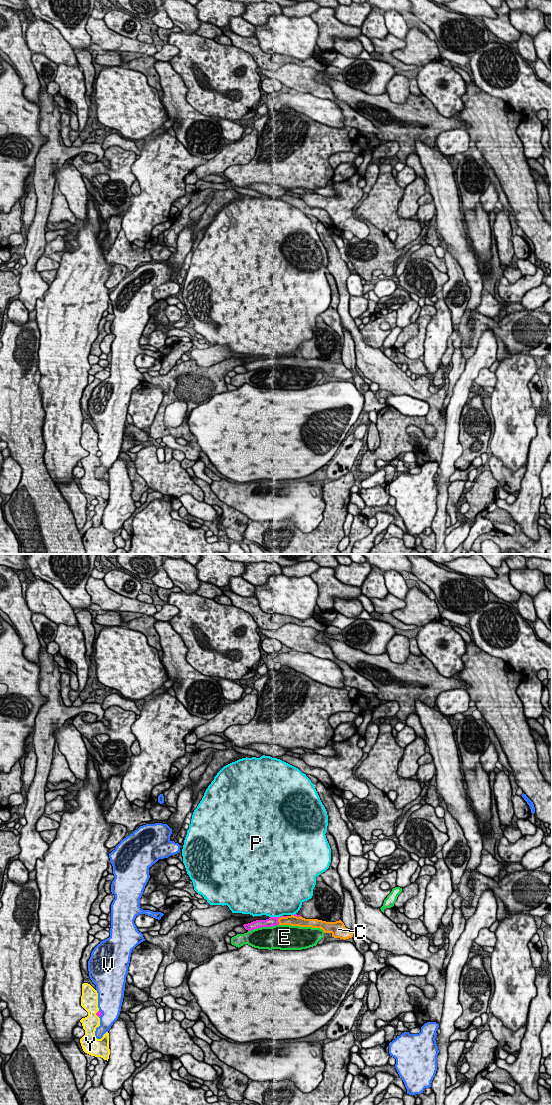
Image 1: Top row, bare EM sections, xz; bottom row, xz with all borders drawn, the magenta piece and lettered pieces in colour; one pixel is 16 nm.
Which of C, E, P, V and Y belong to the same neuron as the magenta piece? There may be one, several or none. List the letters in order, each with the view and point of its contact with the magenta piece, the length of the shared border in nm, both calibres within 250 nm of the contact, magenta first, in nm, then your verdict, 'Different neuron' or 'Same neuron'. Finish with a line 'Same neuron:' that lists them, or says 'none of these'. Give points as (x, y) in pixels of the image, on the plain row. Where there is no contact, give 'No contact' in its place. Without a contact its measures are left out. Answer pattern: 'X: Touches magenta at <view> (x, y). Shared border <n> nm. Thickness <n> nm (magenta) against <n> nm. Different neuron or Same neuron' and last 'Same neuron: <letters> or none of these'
C: Touches magenta at xz (280, 357). Shared border 200 nm. Thickness 160 nm (magenta) against 170 nm. Same neuron
E: Touches magenta at xz (263, 366). Shared border 500 nm. Thickness 160 nm (magenta) against 360 nm. Different neuron
P: Touches magenta at xz (276, 357). Shared border 220 nm. Thickness 160 nm (magenta) against 480 nm. Different neuron
V: Touches magenta at xz (101, 454). Shared border 130 nm. Thickness 90 nm (magenta) against 380 nm. Different neuron
Y: Touches magenta at xz (96, 454). Shared border 130 nm. Thickness 90 nm (magenta) against 280 nm. Different neuron
Same neuron: C

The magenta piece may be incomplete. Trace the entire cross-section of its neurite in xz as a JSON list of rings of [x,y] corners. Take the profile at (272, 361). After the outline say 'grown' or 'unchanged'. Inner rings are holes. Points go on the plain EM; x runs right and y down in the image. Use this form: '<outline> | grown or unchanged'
[[[300,355],[270,357],[266,360],[256,360],[248,364],[244,364],[244,368],[248,371],[261,368],[272,367],[275,365],[290,365],[299,367],[320,368],[324,373],[331,373],[332,377],[343,380],[353,377],[353,373],[345,367],[344,363],[339,360],[336,362],[326,362],[318,359],[305,359]]] | grown

